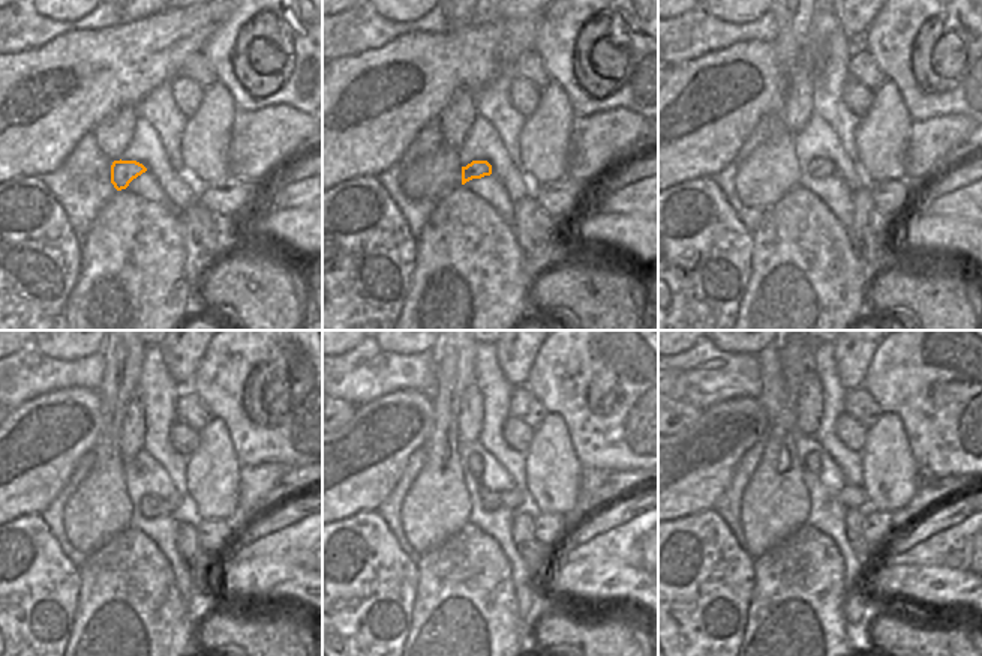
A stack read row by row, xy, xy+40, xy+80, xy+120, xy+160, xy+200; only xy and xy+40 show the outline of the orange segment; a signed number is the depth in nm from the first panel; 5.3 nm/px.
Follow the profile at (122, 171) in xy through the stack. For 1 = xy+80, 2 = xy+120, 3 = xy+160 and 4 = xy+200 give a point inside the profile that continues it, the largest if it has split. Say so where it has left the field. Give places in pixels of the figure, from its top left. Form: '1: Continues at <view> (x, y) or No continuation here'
1: Continues at xy+80 (820, 167)
2: Continues at xy+120 (152, 505)
3: Continues at xy+160 (513, 499)
4: Continues at xy+200 (853, 497)

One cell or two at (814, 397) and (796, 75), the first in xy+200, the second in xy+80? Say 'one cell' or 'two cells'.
one cell

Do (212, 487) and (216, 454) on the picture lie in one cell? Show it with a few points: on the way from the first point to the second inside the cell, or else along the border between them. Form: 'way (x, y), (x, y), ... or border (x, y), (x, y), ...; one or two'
way (212, 479), (215, 461); one

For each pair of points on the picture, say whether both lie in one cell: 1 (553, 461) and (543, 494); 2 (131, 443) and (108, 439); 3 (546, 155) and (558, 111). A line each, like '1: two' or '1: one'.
1: one
2: two
3: one

